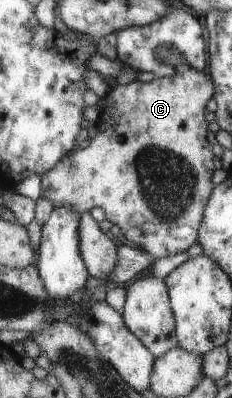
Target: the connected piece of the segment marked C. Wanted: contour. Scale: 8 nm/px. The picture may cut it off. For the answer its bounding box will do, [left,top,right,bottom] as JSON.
[38,67,214,259]

